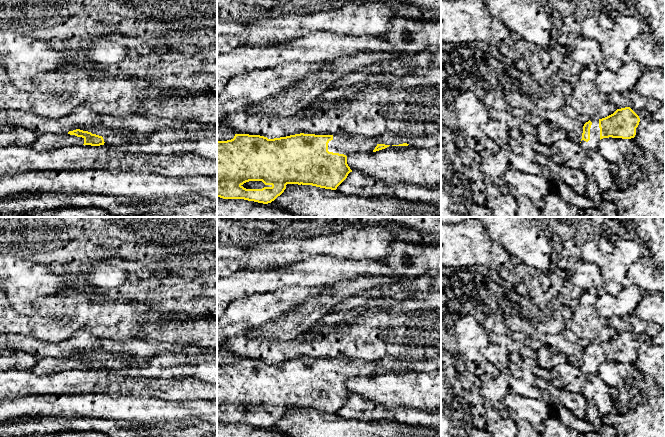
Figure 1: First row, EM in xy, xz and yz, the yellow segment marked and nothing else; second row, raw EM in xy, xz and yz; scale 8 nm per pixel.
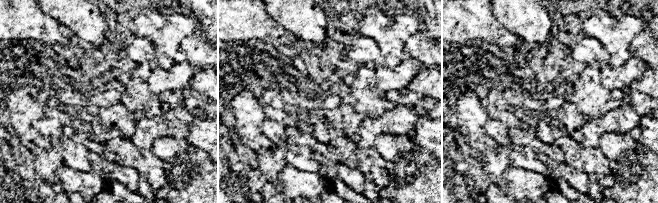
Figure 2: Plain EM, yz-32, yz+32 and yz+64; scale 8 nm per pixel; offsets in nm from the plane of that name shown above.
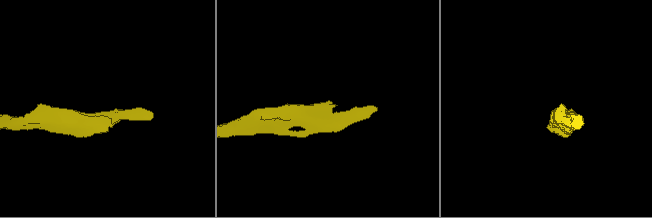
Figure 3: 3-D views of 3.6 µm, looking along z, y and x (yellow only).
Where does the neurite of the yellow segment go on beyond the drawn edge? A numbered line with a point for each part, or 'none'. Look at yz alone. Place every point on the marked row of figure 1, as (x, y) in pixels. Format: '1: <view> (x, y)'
1: yz (593, 143)

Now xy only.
1: xy (167, 141)

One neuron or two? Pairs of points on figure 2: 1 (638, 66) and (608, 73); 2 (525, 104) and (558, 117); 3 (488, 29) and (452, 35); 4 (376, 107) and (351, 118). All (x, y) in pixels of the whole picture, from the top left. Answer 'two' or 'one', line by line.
1: one
2: two
3: one
4: two

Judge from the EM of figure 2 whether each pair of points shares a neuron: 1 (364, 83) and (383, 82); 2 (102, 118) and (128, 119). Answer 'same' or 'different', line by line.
1: different
2: same

